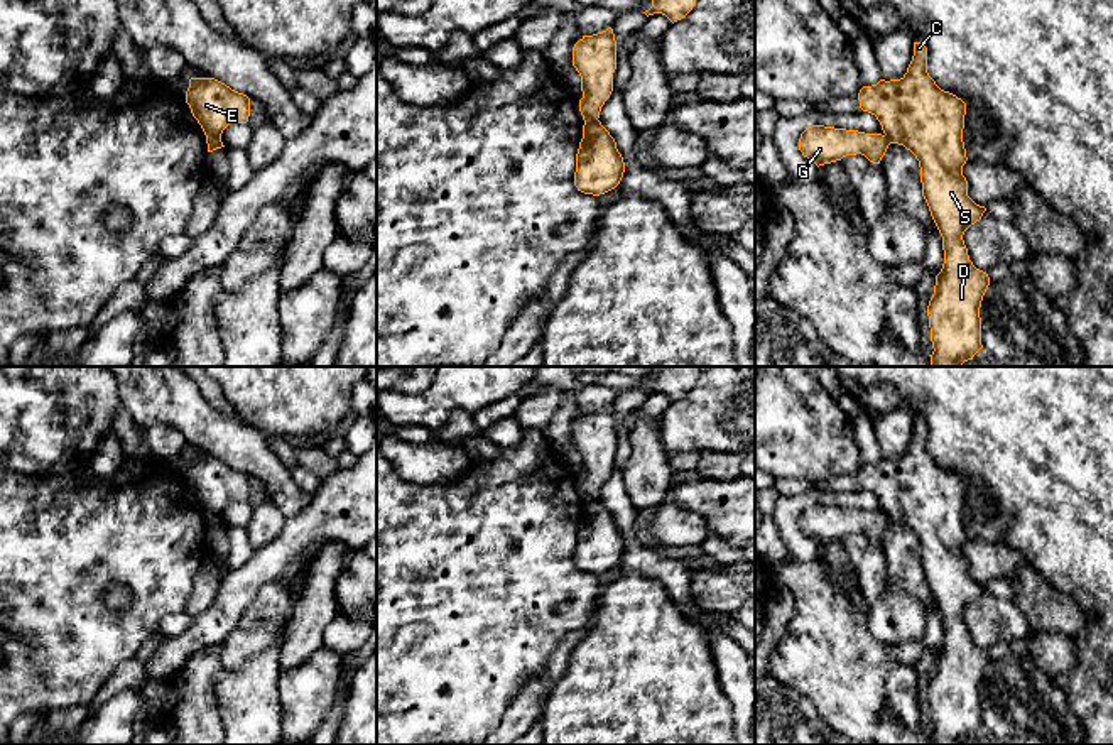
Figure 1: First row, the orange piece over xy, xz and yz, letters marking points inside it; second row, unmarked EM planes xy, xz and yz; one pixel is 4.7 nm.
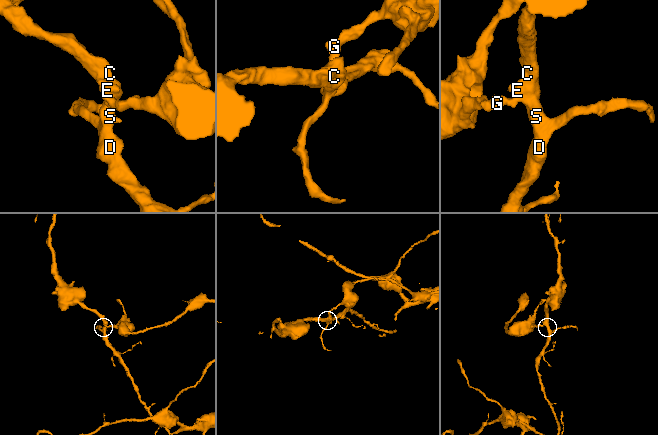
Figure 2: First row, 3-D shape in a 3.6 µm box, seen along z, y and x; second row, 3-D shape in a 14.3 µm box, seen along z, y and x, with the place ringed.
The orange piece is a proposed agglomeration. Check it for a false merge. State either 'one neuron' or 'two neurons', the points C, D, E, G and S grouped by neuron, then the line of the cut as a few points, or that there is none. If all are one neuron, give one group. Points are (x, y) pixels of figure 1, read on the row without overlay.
two neurons | C D E S / G | xy (206, 514), (215, 514), (220, 519)

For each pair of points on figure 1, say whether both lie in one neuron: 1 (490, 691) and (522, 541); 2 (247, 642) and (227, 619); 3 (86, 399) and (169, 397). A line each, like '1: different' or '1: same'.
1: same
2: different
3: different

